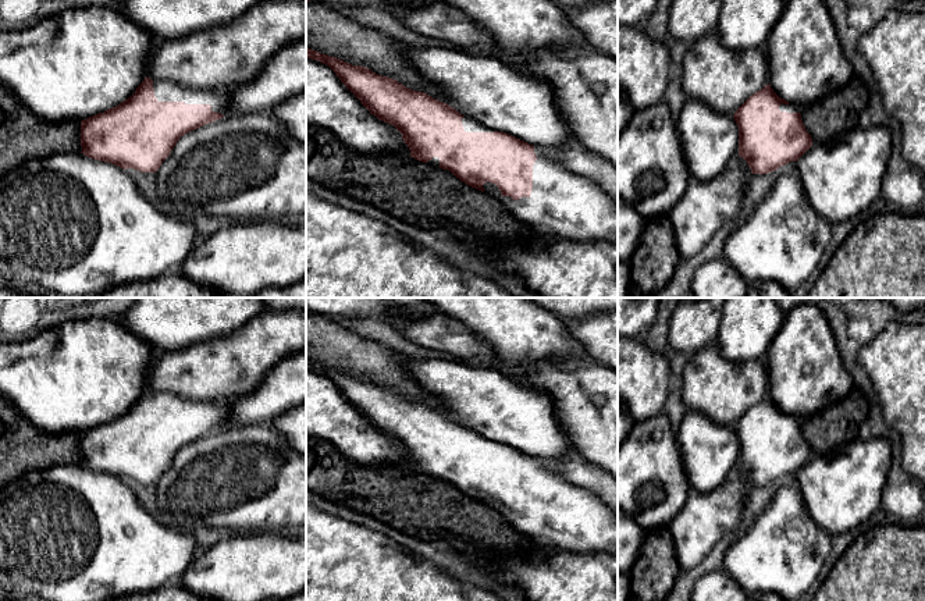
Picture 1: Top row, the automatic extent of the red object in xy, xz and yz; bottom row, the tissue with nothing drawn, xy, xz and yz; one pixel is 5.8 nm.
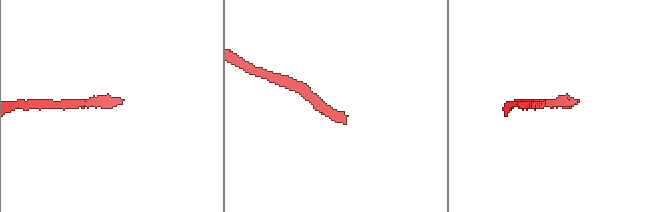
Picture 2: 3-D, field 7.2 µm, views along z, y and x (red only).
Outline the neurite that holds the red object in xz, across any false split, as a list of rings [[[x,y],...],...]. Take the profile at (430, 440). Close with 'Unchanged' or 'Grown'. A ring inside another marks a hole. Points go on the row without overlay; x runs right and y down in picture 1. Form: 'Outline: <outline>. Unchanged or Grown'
Outline: [[[306,359],[306,369],[328,377],[355,409],[378,431],[394,437],[410,462],[410,469],[451,483],[466,497],[476,499],[504,515],[516,531],[536,538],[542,545],[551,545],[574,554],[618,555],[618,515],[598,495],[566,481],[548,470],[541,459],[533,458],[509,445],[490,441],[473,430],[467,430],[453,419],[433,410],[424,403],[406,399],[398,392],[378,387],[362,377],[352,377]]]. Grown

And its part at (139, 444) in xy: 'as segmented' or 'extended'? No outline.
extended

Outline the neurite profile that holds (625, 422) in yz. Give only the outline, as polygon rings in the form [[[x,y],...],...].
[[[618,401],[618,449],[634,423],[627,409]]]

